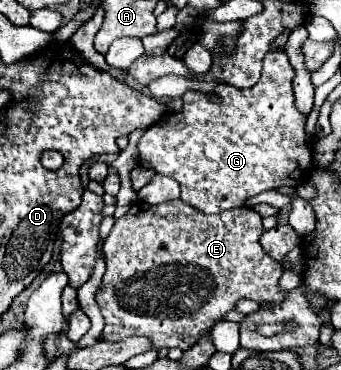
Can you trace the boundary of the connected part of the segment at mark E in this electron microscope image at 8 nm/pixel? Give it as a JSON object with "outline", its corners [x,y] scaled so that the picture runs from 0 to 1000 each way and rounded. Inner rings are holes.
{"outline":[[[531,538],[472,554],[437,554],[419,543],[390,549],[378,570],[337,597],[302,657],[302,678],[314,684],[314,732],[279,803],[308,857],[296,916],[355,922],[384,905],[419,905],[449,922],[460,949],[478,938],[525,938],[543,949],[578,927],[595,895],[619,889],[625,873],[648,868],[660,846],[683,841],[701,808],[742,808],[760,824],[789,824],[836,808],[842,792],[818,781],[830,716],[771,678],[760,657],[765,630],[765,581],[730,559],[607,581],[537,549]]]}

